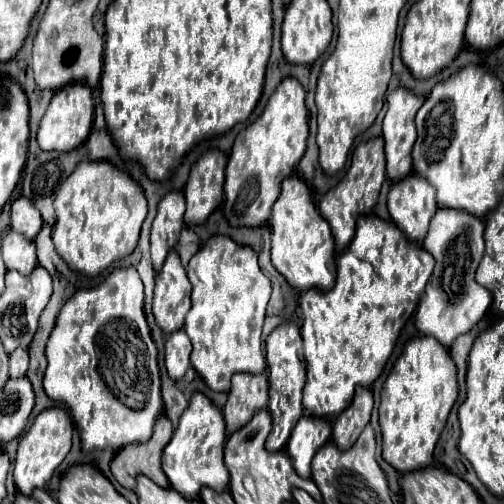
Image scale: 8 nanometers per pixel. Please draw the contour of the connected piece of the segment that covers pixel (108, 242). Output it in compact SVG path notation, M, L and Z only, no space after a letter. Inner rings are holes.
M82 161L56 197L56 253L70 269L96 277L136 249L146 213L144 191L126 171L114 167L110 161Z

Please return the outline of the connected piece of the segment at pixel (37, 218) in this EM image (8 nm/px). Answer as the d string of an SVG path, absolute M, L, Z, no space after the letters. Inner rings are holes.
M20 197L12 203L12 223L10 223L12 231L16 231L32 241L40 233L42 225L44 225L42 215L32 205L32 201L28 201L26 197Z

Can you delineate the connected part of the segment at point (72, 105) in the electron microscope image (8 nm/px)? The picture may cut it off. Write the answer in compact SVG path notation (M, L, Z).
M84 83L66 85L64 89L54 93L54 97L46 109L46 117L40 121L38 145L44 151L72 151L86 141L86 137L90 135L90 129L92 129L92 121L94 121L92 89Z

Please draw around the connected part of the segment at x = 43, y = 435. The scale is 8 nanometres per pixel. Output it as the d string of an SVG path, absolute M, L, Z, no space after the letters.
M62 407L44 409L28 429L28 433L18 443L18 455L14 463L14 483L20 493L30 495L36 487L46 487L46 483L52 479L56 467L64 461L64 457L70 451L72 445L72 419Z

